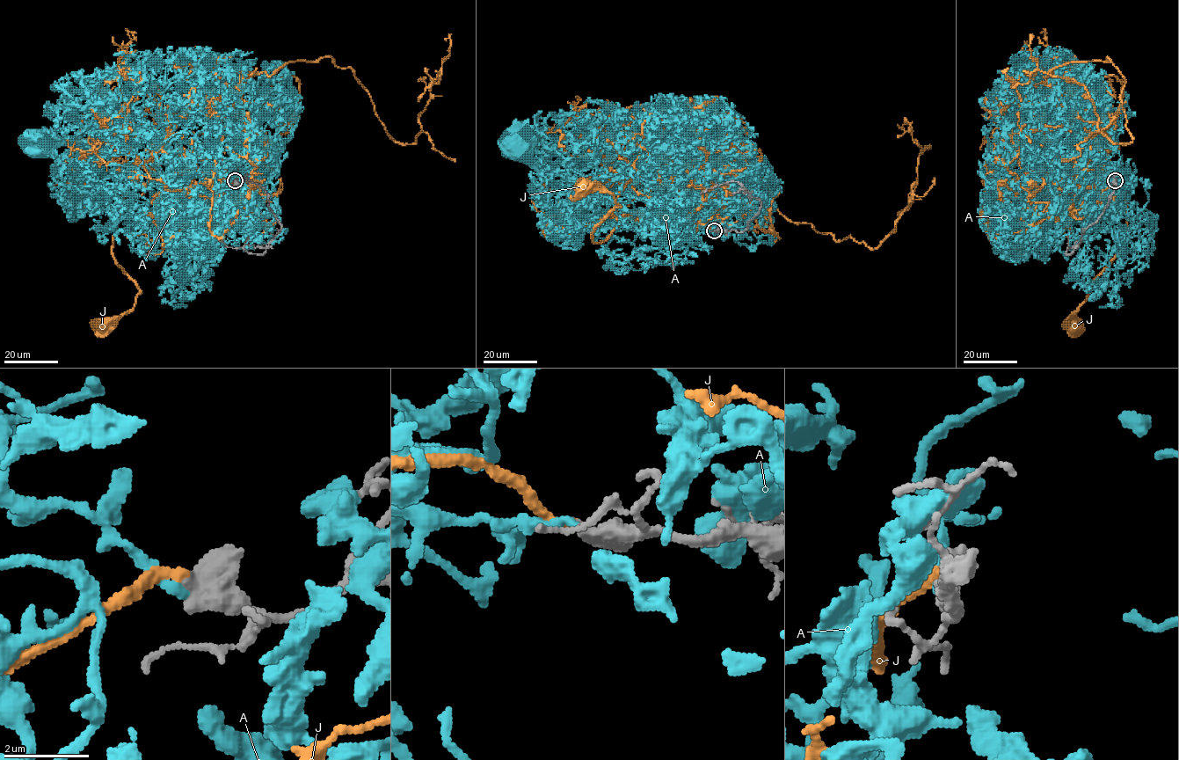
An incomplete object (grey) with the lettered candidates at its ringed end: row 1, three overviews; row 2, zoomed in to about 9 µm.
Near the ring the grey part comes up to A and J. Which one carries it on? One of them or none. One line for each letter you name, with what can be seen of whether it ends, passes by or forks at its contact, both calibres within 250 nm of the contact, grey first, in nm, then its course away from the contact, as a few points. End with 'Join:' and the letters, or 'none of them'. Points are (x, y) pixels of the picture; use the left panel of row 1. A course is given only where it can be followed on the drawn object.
J: it ends there; 440 nm thick on the grey side, 200 nm on the other; it runs (235, 180), (220, 191), (246, 219), (172, 142), (151, 152), (112, 257), (139, 293), (104, 323)
Join: J

